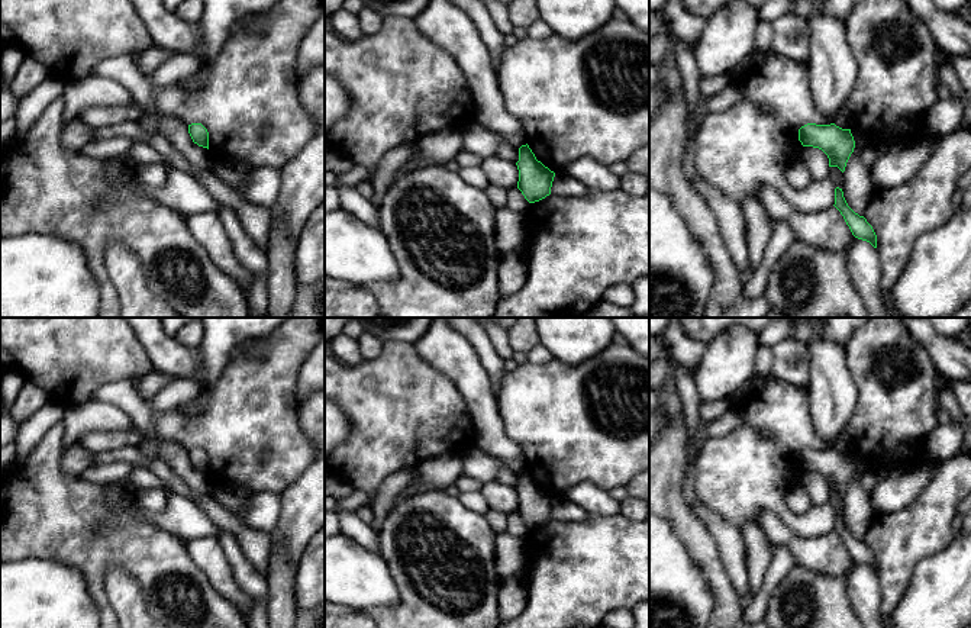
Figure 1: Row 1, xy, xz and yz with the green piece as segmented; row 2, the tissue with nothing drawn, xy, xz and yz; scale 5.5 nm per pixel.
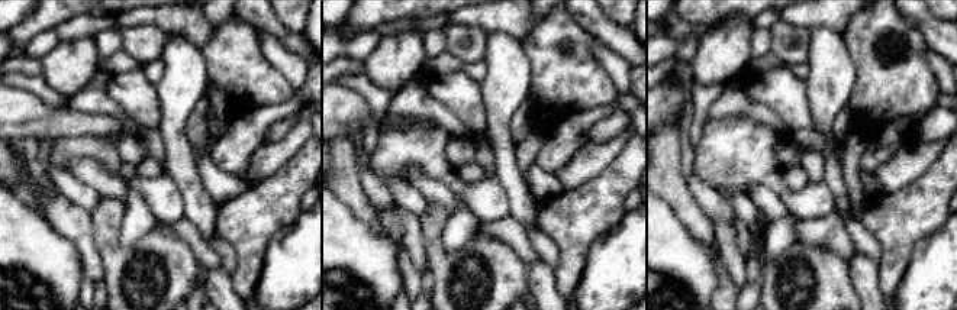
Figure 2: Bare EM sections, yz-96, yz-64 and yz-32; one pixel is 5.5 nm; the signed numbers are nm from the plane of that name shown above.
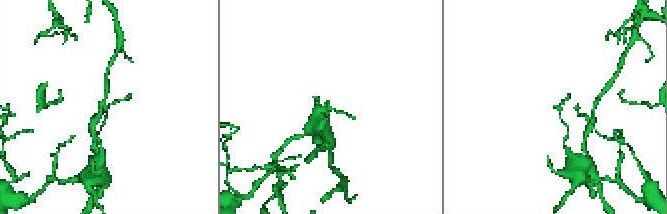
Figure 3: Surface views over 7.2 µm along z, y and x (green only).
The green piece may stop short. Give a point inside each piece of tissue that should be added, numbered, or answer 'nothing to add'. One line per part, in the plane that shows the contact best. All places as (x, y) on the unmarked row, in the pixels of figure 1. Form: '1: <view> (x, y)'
nothing to add

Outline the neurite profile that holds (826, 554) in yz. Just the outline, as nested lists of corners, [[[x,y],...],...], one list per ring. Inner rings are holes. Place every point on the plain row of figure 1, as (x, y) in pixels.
[[[762,512],[758,525],[774,547],[785,545],[791,551],[796,564],[828,576],[842,576],[852,567],[854,560],[835,531],[803,538],[793,534],[772,512]]]

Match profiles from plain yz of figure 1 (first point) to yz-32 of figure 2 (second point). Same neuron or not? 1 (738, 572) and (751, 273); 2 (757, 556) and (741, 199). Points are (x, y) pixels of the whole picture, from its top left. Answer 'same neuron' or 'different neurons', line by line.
1: different neurons
2: same neuron

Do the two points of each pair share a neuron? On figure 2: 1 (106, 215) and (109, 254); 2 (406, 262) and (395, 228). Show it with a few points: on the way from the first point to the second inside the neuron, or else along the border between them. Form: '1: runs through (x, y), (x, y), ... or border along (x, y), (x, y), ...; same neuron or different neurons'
1: runs through (106, 225), (108, 244); same neuron
2: border along (396, 239), (405, 246), (418, 271); different neurons

